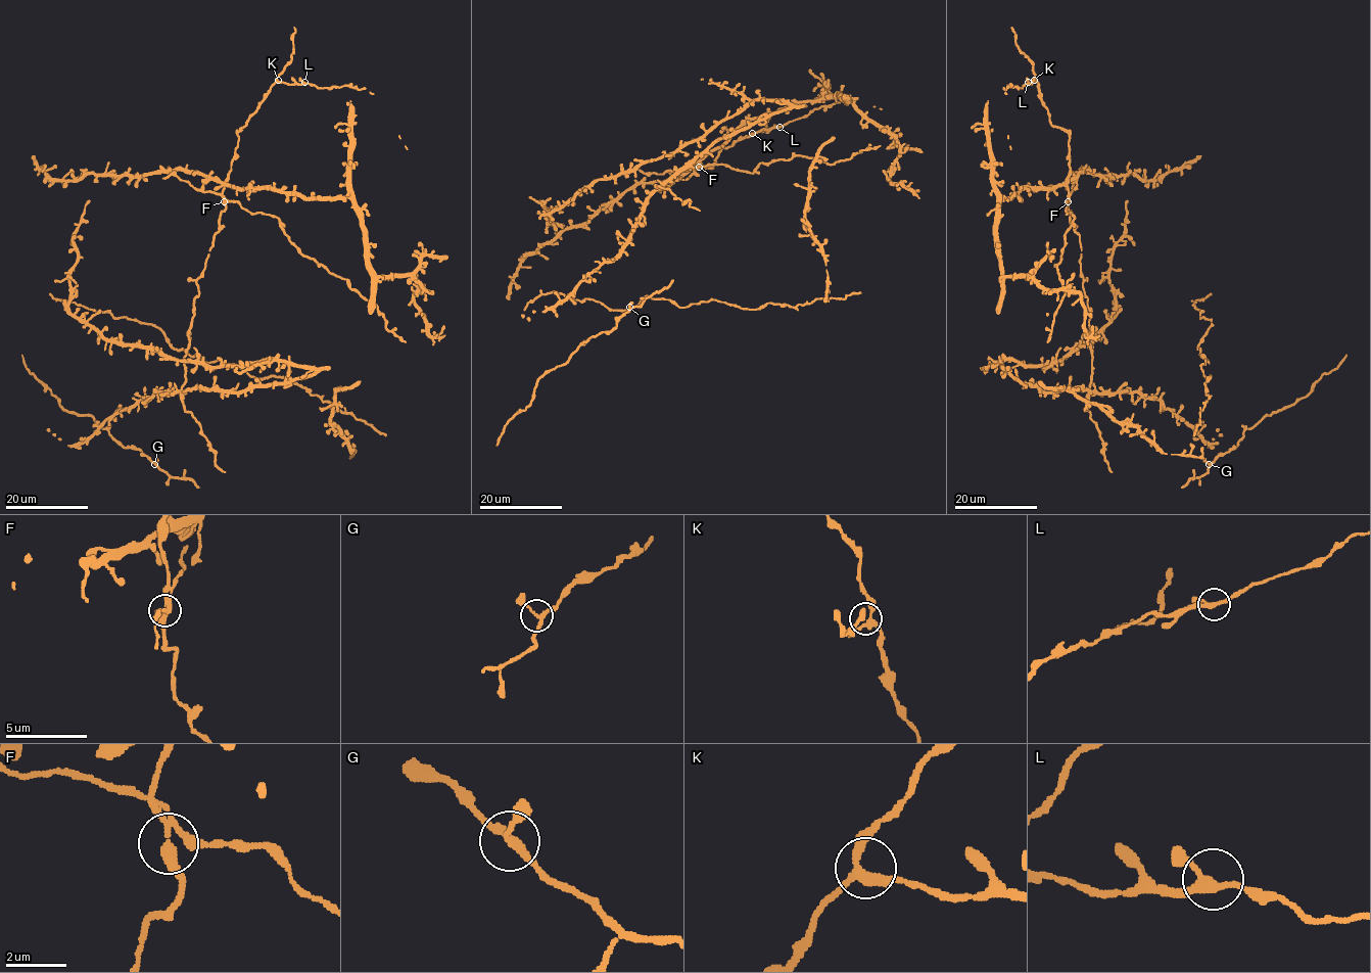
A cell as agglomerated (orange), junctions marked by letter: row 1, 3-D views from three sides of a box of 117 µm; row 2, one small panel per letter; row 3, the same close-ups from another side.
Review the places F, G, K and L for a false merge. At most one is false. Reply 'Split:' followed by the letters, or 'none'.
Split: none

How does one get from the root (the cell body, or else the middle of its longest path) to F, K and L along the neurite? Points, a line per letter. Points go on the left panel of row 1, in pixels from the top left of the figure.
F: (259, 386), (237, 391), (181, 388), (193, 299), (198, 294), (196, 280), (219, 231), (224, 200)
K: (259, 386), (237, 391), (181, 388), (196, 280), (226, 206), (222, 191), (237, 133), (278, 80)
L: (259, 386), (182, 389), (183, 358), (196, 280), (226, 206), (222, 191), (237, 133), (276, 82), (304, 82)

